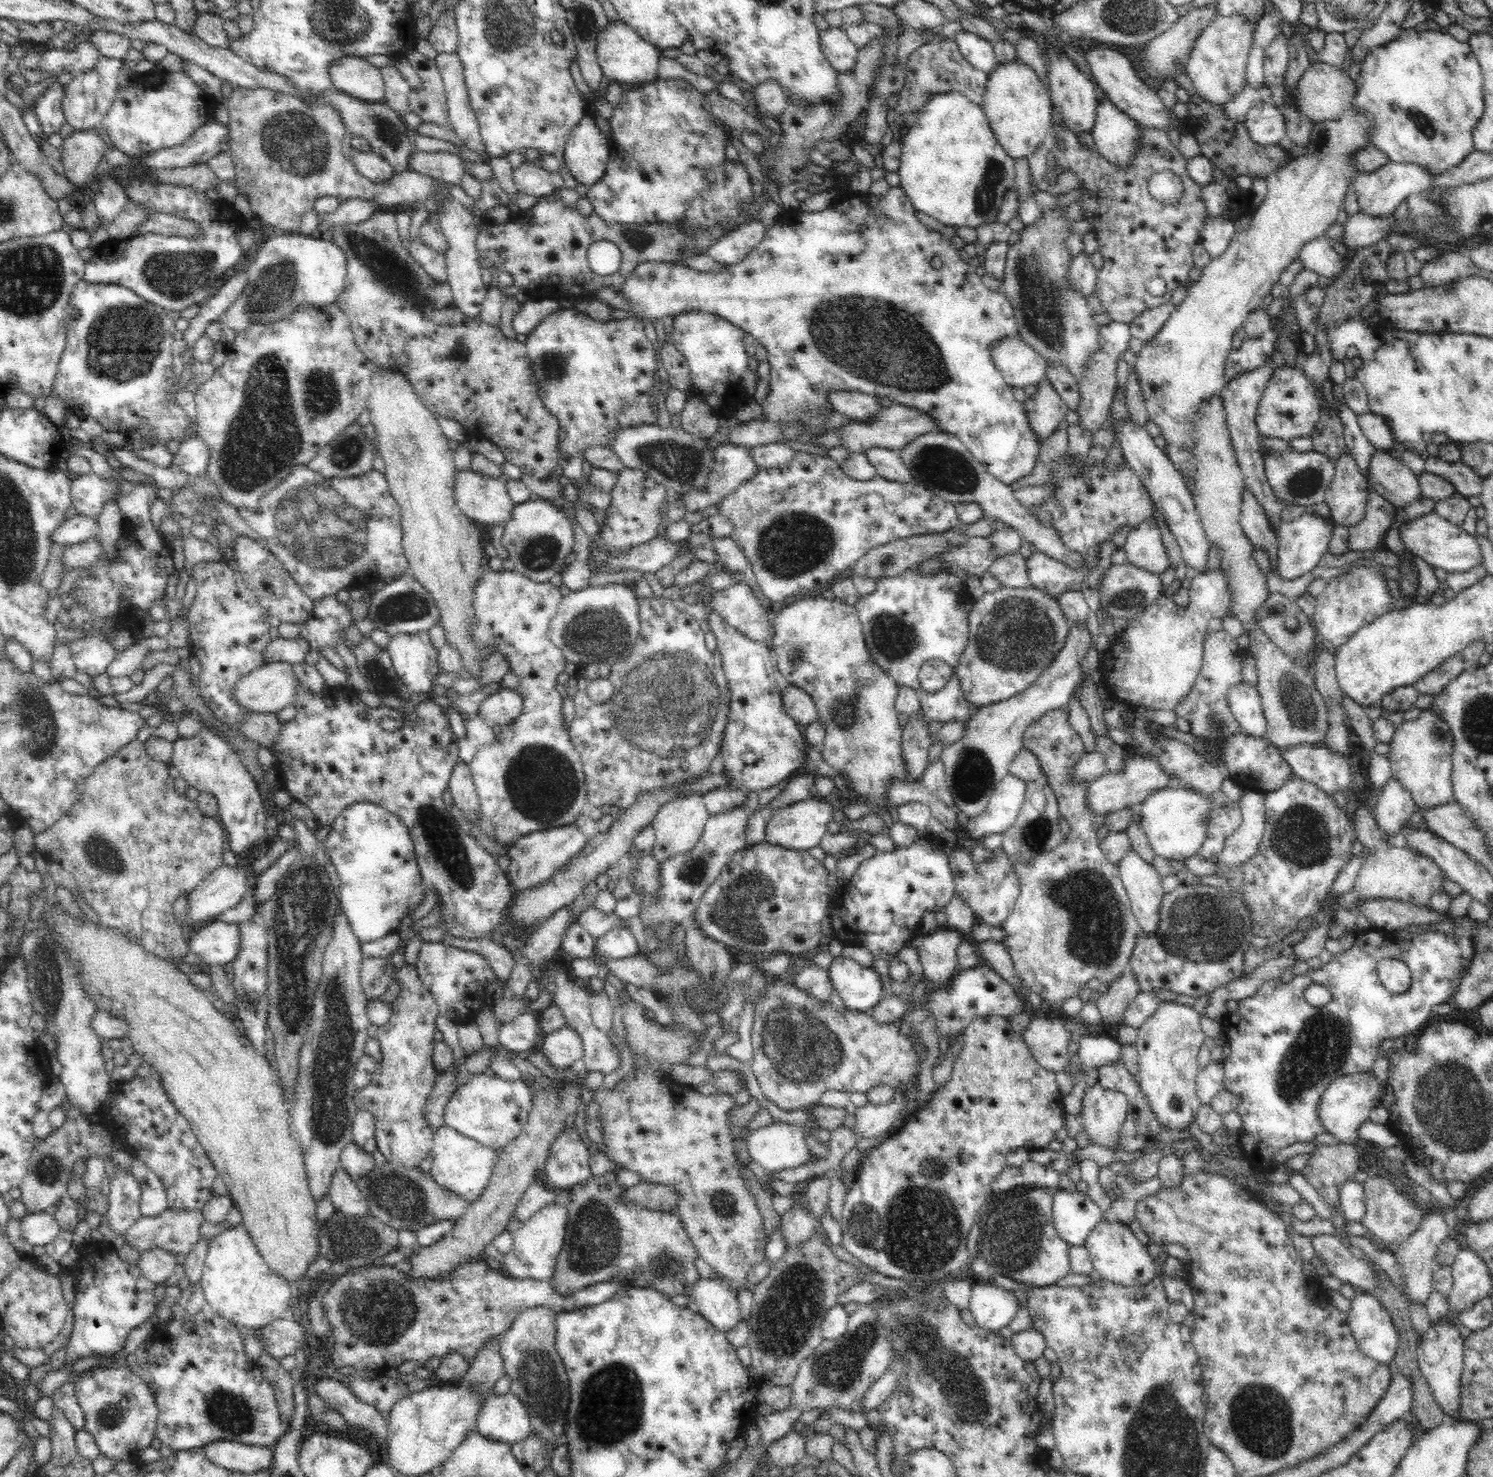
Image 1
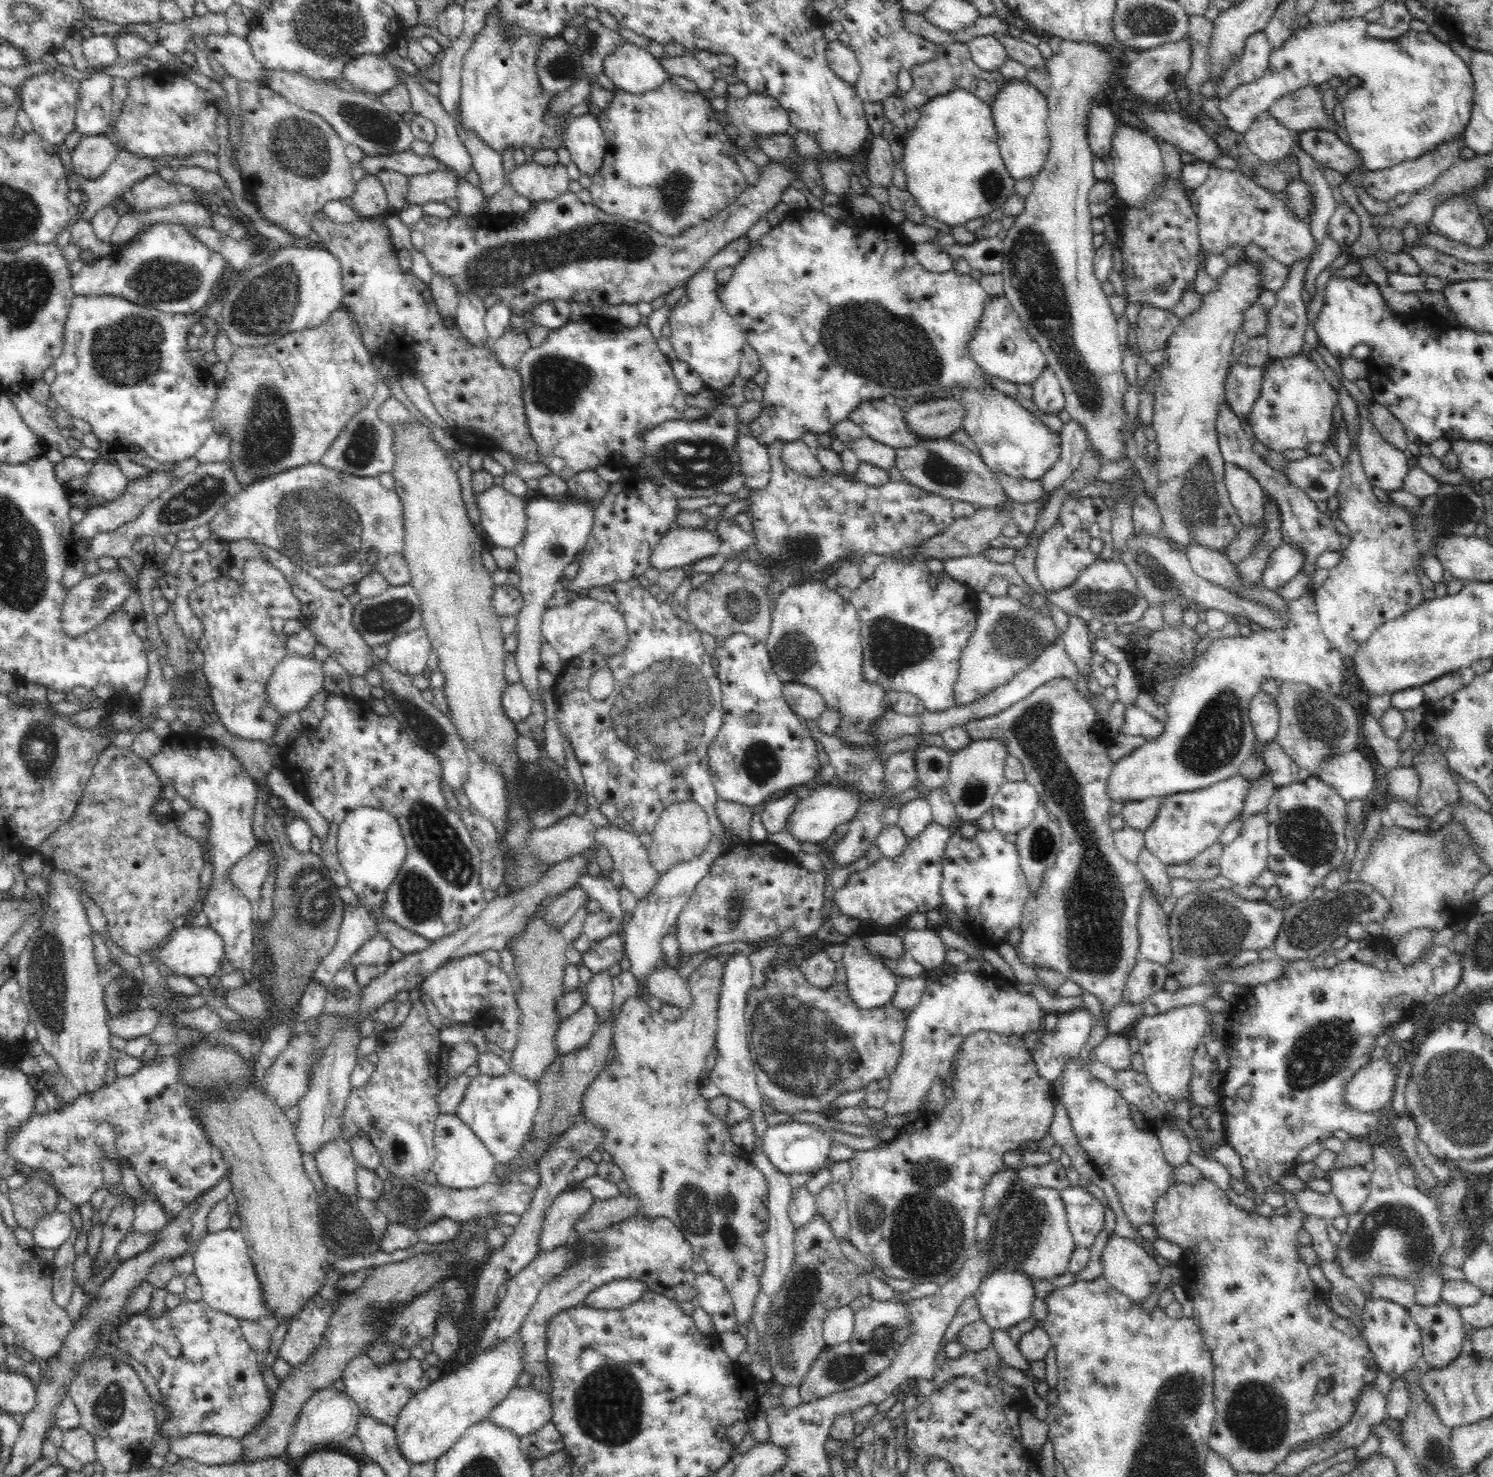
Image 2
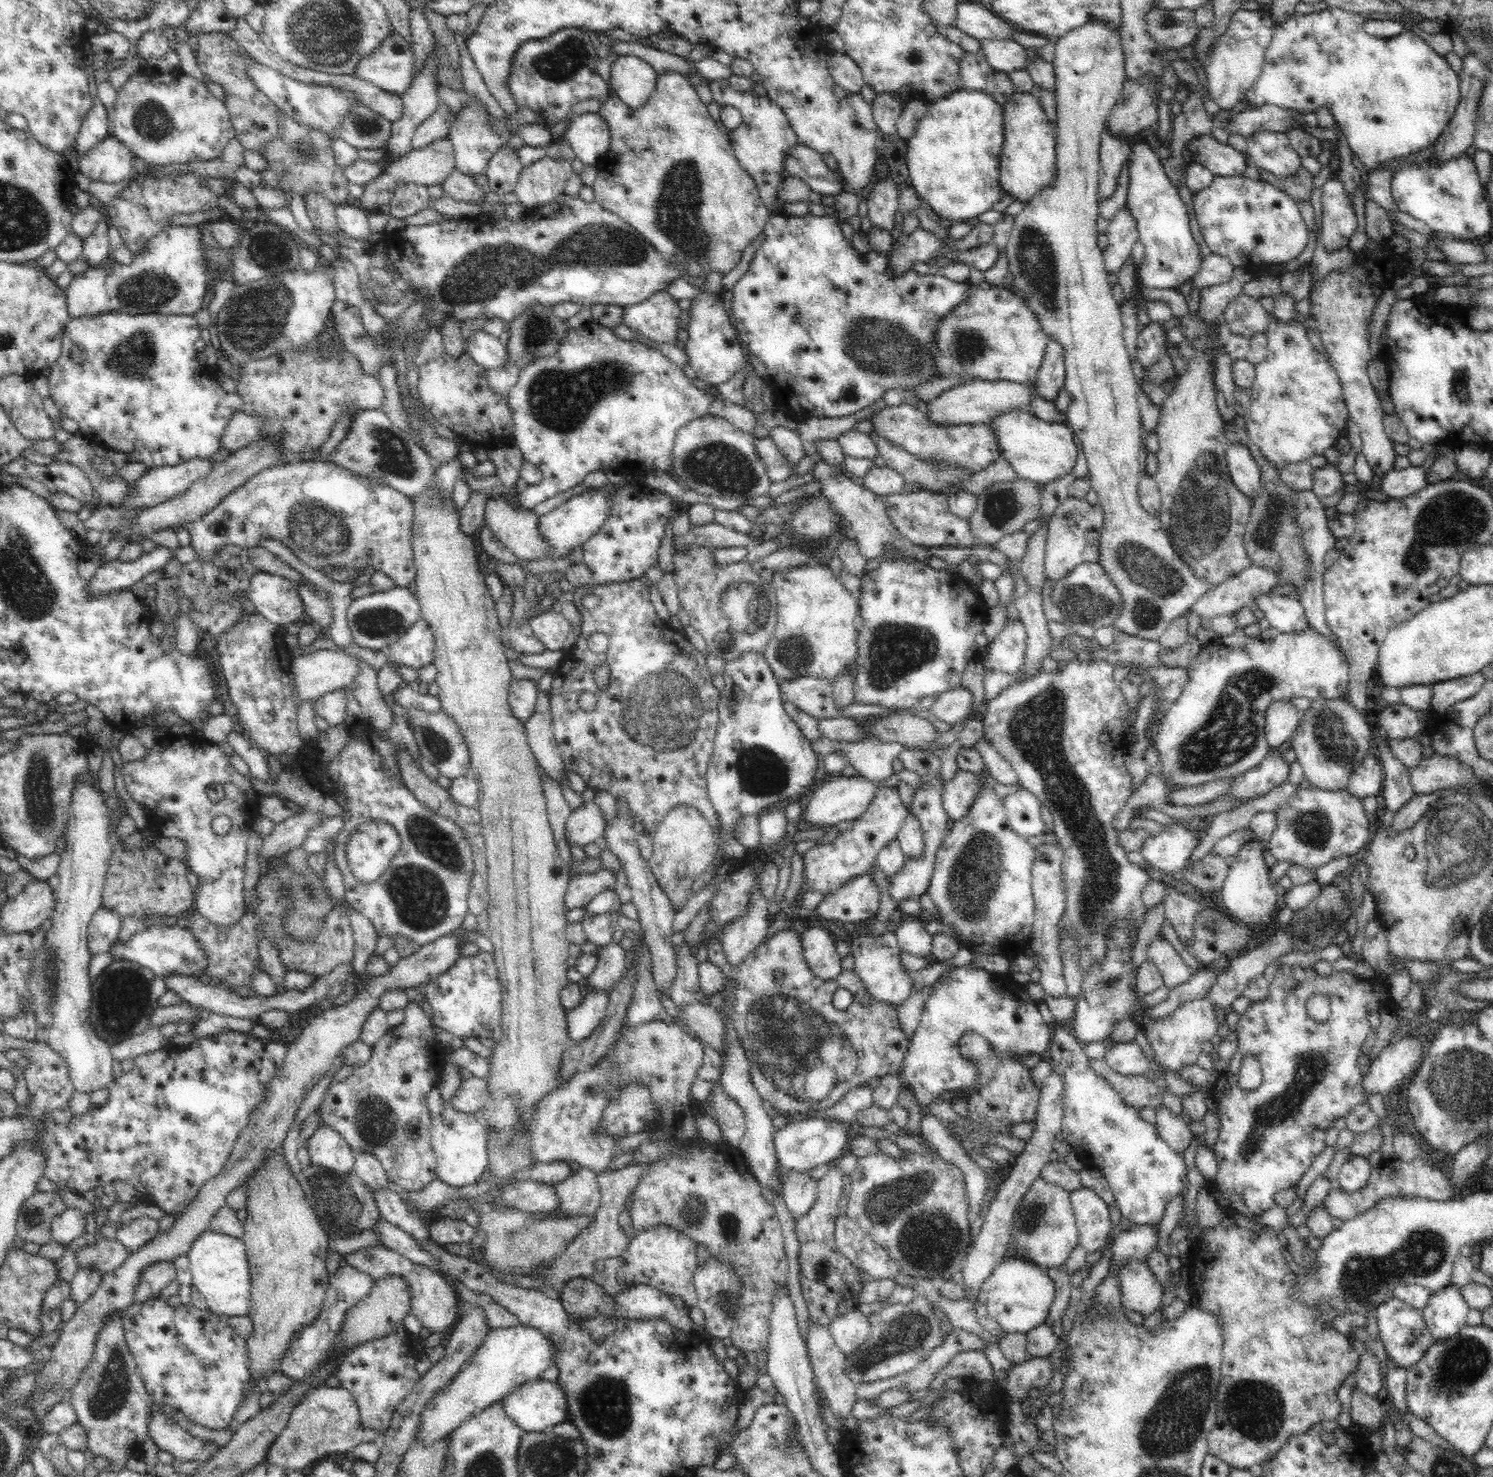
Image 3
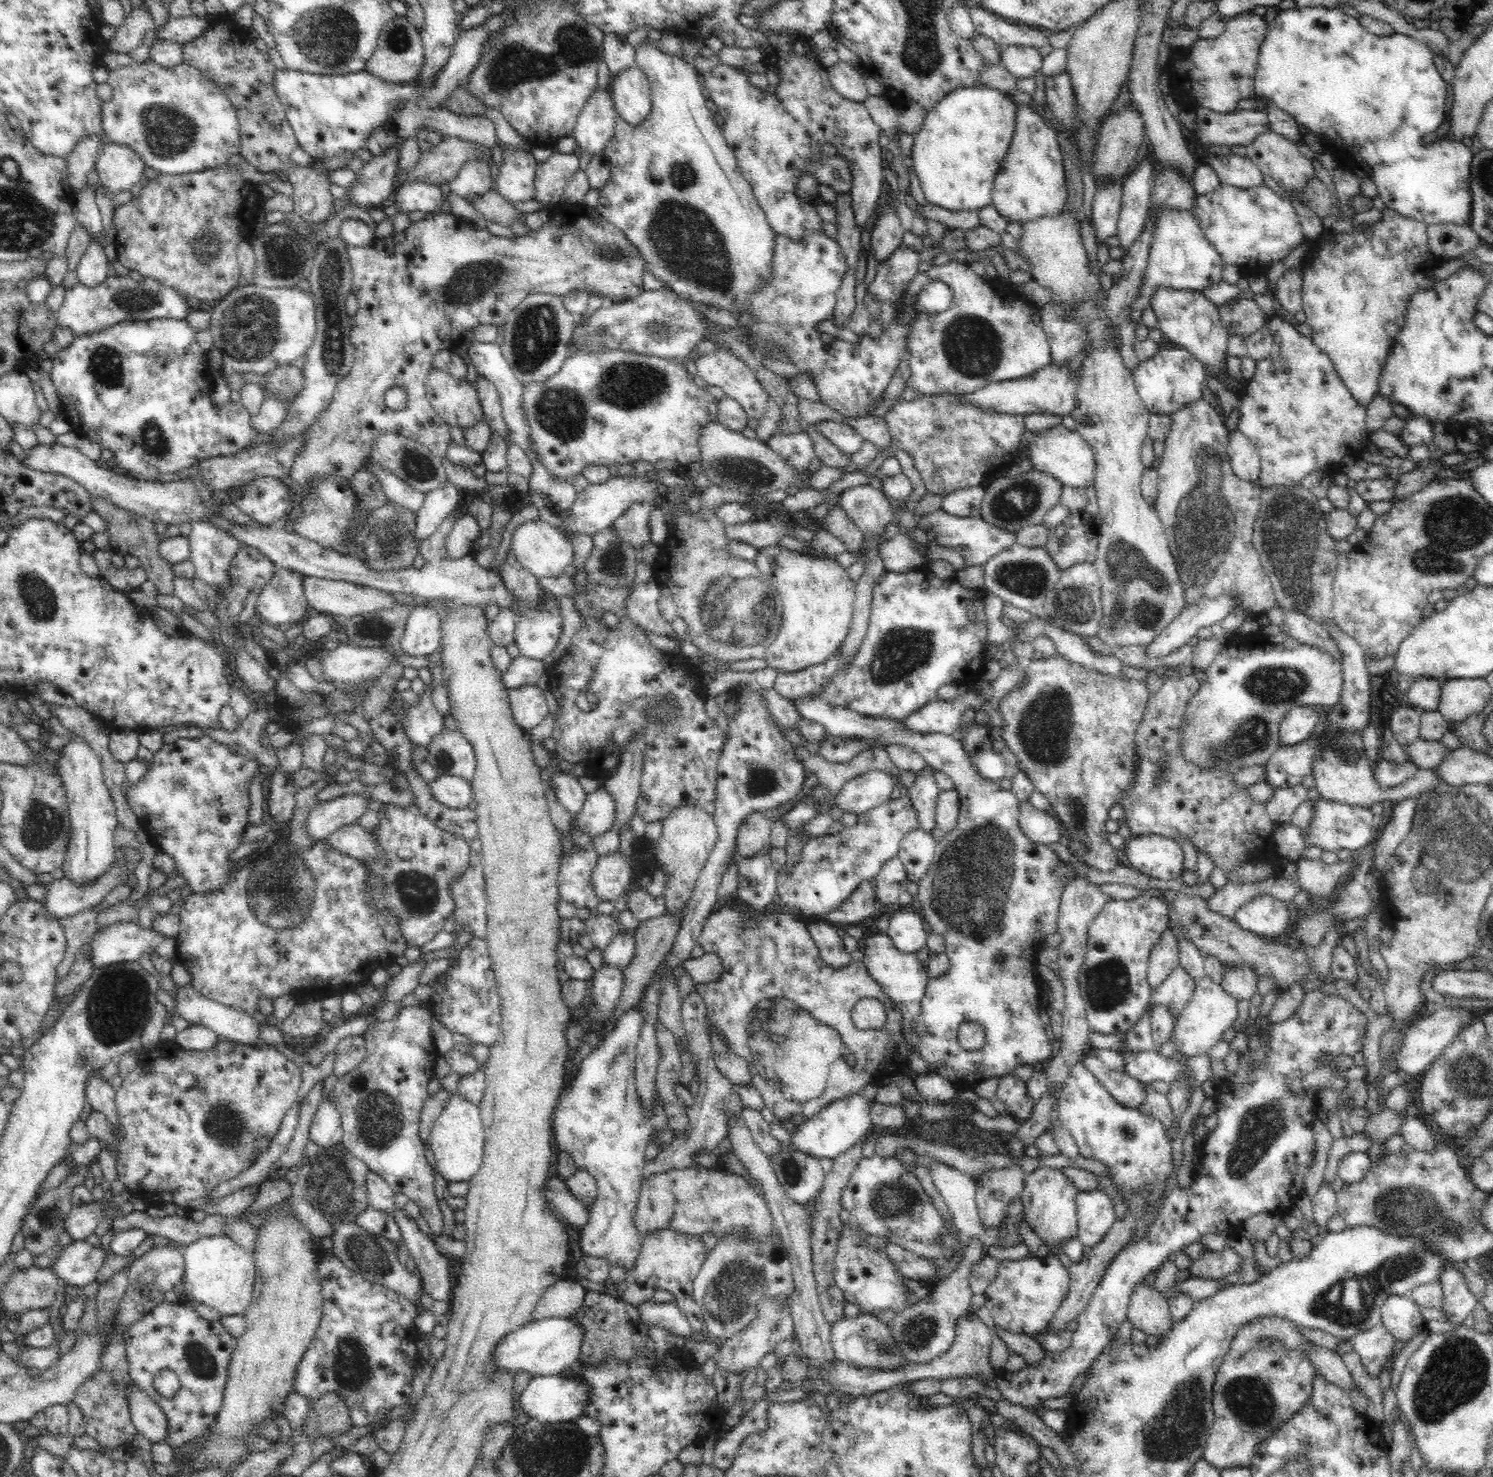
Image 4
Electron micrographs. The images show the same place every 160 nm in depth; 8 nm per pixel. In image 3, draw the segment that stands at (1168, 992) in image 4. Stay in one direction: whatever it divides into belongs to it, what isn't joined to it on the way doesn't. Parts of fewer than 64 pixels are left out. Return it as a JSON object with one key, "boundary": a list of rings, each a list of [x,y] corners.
{"boundary":[[[1158,937],[1148,948],[1148,959],[1158,967],[1163,977],[1163,986],[1170,991],[1188,982],[1197,973],[1186,965],[1172,944]]]}

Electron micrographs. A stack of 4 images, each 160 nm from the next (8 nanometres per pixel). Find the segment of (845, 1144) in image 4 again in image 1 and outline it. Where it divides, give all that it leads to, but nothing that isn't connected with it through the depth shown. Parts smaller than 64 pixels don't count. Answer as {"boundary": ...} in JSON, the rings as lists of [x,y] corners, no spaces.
{"boundary":[[[776,1121],[751,1132],[745,1140],[751,1159],[767,1172],[776,1172],[815,1160],[805,1136],[802,1127]]]}

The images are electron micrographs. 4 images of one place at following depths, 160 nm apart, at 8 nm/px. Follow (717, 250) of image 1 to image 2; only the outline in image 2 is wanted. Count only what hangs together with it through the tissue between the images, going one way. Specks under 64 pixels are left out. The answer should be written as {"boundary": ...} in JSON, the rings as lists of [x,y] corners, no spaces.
{"boundary":[[[745,234],[714,254],[684,283],[687,287],[686,293],[677,301],[668,319],[671,326],[669,341],[673,346],[672,351],[677,355],[676,358],[688,363],[690,368],[704,379],[708,389],[719,390],[720,393],[729,387],[733,378],[738,375],[745,336],[719,299],[717,288],[720,284],[716,278],[716,271],[724,266],[734,266],[750,250]]]}

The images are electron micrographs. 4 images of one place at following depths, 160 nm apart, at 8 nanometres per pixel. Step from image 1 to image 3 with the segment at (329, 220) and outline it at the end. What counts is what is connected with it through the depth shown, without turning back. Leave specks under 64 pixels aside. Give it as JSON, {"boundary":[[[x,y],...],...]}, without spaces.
{"boundary":[[[448,137],[434,140],[424,148],[412,149],[390,166],[387,166],[380,176],[364,185],[364,194],[356,203],[367,212],[386,210],[397,186],[409,182],[427,187],[440,184],[452,174],[454,169],[455,152],[453,142]]]}

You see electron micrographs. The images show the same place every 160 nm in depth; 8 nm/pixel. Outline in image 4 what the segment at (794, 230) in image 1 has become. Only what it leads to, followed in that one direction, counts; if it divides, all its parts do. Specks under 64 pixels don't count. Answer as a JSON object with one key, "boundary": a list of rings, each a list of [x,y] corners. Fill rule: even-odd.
{"boundary":[[[824,231],[804,233],[802,240],[791,240],[782,235],[776,235],[776,252],[773,254],[773,271],[769,281],[757,290],[749,298],[749,311],[758,322],[748,329],[751,340],[763,340],[769,344],[775,344],[783,348],[783,354],[789,358],[790,363],[797,366],[800,373],[808,372],[814,376],[814,384],[818,388],[821,401],[830,408],[836,410],[841,415],[857,417],[868,415],[868,406],[880,398],[885,393],[889,385],[890,378],[894,370],[898,368],[900,358],[907,358],[906,350],[906,330],[914,314],[920,310],[925,310],[930,314],[948,311],[953,301],[953,290],[942,281],[930,281],[911,306],[909,313],[900,313],[888,328],[888,332],[883,332],[879,339],[870,339],[868,333],[862,335],[862,340],[857,344],[847,343],[842,339],[834,339],[830,344],[823,344],[820,332],[816,331],[816,324],[820,320],[833,318],[835,304],[837,302],[837,288],[842,282],[842,276],[846,272],[846,257],[837,244],[837,240],[832,240]],[[1057,424],[1038,434],[1025,430],[1022,433],[1021,456],[1027,454],[1027,449],[1030,449],[1030,461],[1036,470],[1052,475],[1062,485],[1084,489],[1087,489],[1088,486],[1094,487],[1094,482],[1096,482],[1096,455],[1078,431],[1070,431],[1062,424]]]}

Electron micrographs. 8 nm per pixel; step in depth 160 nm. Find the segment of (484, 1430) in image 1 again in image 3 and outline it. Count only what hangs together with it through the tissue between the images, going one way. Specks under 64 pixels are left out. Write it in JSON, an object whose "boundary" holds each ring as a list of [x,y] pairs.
{"boundary":[[[538,1378],[525,1382],[503,1399],[504,1413],[515,1421],[523,1432],[541,1432],[560,1425],[568,1418],[568,1399],[557,1381]]]}

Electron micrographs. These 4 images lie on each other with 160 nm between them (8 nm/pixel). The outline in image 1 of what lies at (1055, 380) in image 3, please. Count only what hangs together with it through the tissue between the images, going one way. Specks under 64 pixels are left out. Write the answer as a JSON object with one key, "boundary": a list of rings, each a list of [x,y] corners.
{"boundary":[[[1047,377],[1036,384],[1036,394],[1027,397],[1023,407],[1033,433],[1042,442],[1065,420],[1064,415],[1069,409]]]}

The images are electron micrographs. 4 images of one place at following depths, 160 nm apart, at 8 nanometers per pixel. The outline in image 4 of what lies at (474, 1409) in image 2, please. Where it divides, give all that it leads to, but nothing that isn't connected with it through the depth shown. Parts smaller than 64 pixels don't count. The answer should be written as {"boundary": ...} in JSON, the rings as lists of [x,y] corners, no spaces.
{"boundary":[[[573,1315],[568,1318],[552,1316],[552,1318],[532,1320],[500,1339],[493,1354],[493,1362],[497,1370],[513,1374],[518,1374],[522,1370],[527,1370],[533,1377],[561,1374],[579,1360],[584,1331]]]}

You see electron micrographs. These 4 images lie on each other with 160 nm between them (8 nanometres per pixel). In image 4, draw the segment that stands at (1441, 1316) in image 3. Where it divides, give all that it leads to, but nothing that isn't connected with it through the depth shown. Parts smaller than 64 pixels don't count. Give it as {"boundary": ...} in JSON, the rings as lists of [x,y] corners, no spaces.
{"boundary":[[[1453,1263],[1440,1272],[1439,1281],[1445,1294],[1442,1312],[1454,1324],[1460,1324],[1477,1305],[1476,1298],[1469,1289],[1466,1277]]]}

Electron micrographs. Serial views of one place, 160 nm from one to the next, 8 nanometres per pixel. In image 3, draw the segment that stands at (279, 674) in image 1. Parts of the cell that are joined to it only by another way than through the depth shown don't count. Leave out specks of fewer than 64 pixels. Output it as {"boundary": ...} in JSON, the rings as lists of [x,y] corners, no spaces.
{"boundary":[[[320,649],[306,655],[292,656],[291,672],[296,678],[300,700],[318,700],[326,692],[344,689],[359,673],[360,658],[342,649]]]}

